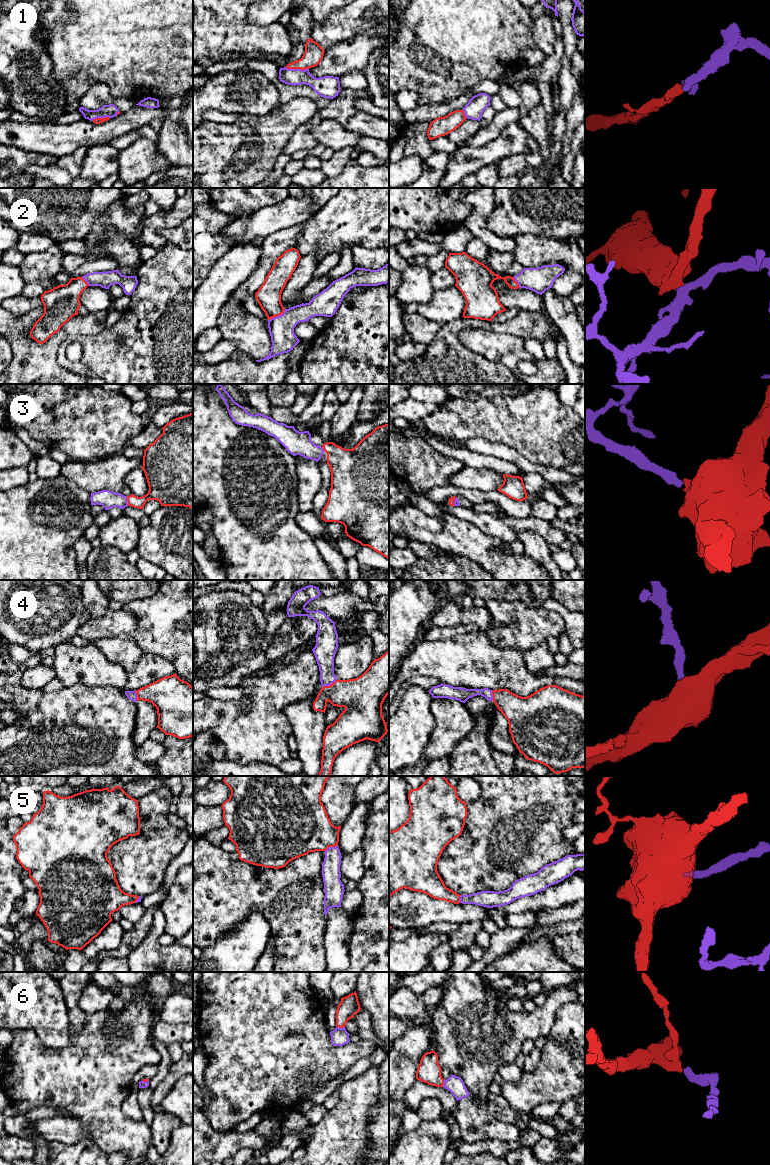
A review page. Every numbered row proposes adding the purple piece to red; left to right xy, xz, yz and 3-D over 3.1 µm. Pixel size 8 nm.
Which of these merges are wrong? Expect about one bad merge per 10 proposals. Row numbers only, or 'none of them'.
none of them

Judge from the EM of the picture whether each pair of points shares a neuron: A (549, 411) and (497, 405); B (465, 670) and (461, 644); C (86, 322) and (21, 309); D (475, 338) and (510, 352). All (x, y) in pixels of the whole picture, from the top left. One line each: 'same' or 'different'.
A: same
B: same
C: different
D: same

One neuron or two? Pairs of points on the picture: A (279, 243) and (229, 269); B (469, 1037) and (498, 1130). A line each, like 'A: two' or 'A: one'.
A: two
B: one

